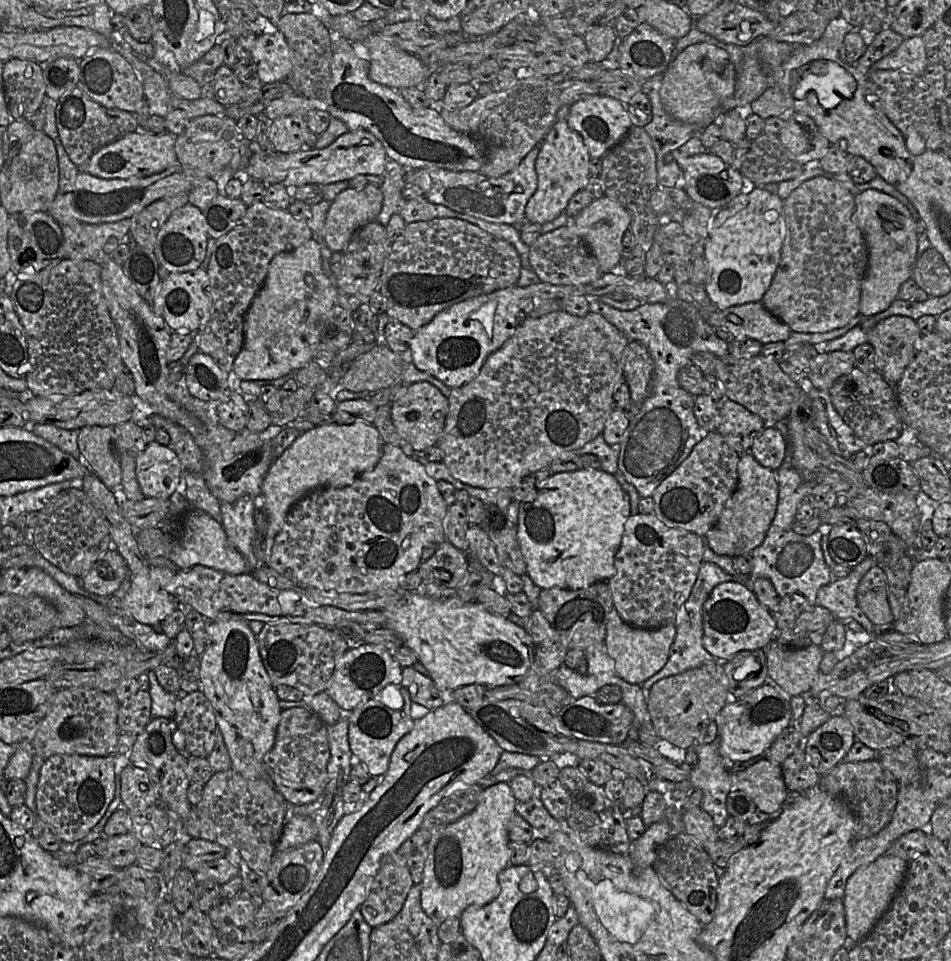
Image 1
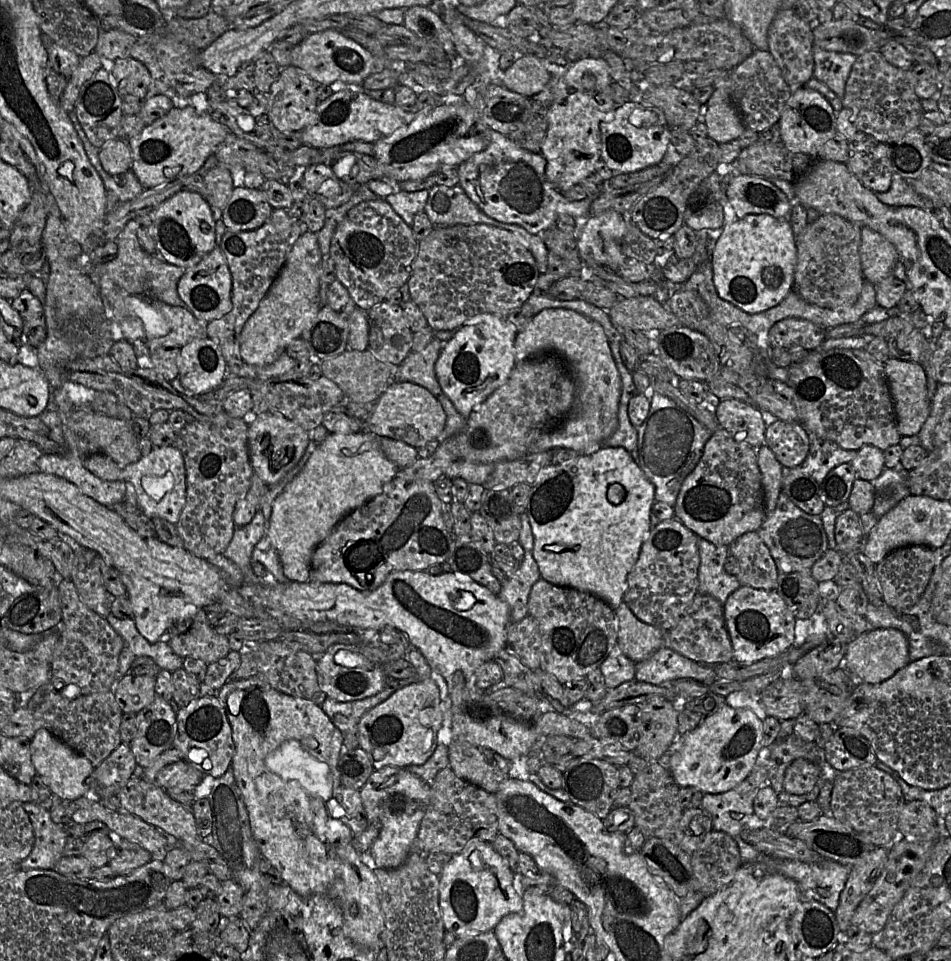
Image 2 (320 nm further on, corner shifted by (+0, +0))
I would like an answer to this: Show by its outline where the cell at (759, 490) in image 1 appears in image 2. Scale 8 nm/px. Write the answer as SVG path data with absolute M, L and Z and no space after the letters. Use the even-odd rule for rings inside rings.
M766 444L757 449L757 461L762 477L767 516L776 508L779 495L782 492L783 478L786 471Z

